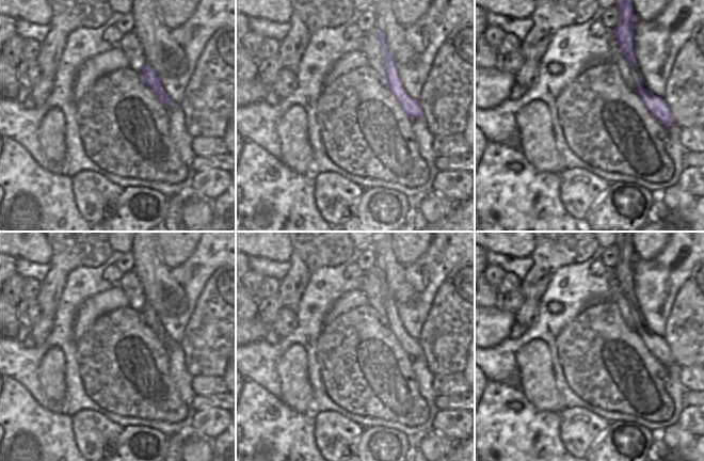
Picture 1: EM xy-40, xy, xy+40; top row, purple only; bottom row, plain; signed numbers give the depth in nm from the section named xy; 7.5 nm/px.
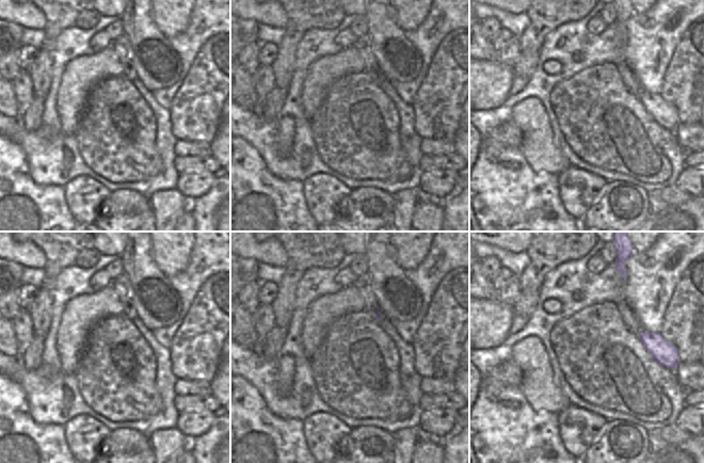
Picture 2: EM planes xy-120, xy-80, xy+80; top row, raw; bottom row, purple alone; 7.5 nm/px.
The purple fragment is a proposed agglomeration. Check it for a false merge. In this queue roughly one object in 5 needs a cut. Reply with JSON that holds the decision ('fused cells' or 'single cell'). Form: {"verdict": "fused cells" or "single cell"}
{"verdict": "single cell"}

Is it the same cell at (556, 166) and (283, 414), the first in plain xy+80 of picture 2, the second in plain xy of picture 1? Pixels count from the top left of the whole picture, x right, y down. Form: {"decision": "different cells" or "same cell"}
{"decision": "different cells"}

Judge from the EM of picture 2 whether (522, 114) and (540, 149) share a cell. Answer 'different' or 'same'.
same

